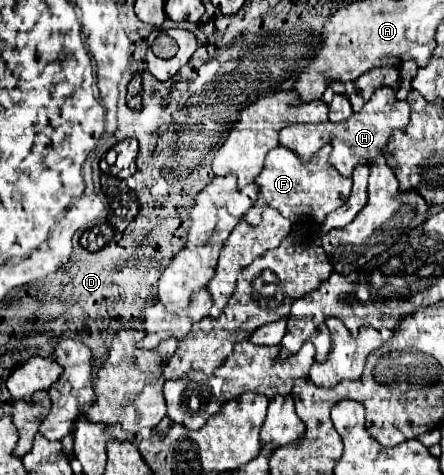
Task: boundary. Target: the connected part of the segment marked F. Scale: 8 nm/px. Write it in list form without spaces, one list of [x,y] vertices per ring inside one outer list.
[[[280,145],[280,147],[272,149],[266,155],[262,173],[254,181],[260,187],[258,199],[256,199],[254,207],[242,219],[246,223],[258,225],[262,219],[264,207],[274,207],[276,211],[280,211],[282,217],[286,217],[296,227],[320,225],[328,213],[336,211],[338,207],[342,207],[346,203],[346,199],[350,197],[350,191],[352,191],[352,179],[342,177],[330,165],[330,161],[328,161],[330,151],[332,151],[332,147],[324,145],[308,163],[300,163],[300,159],[296,159],[296,155],[290,153],[286,147]]]

